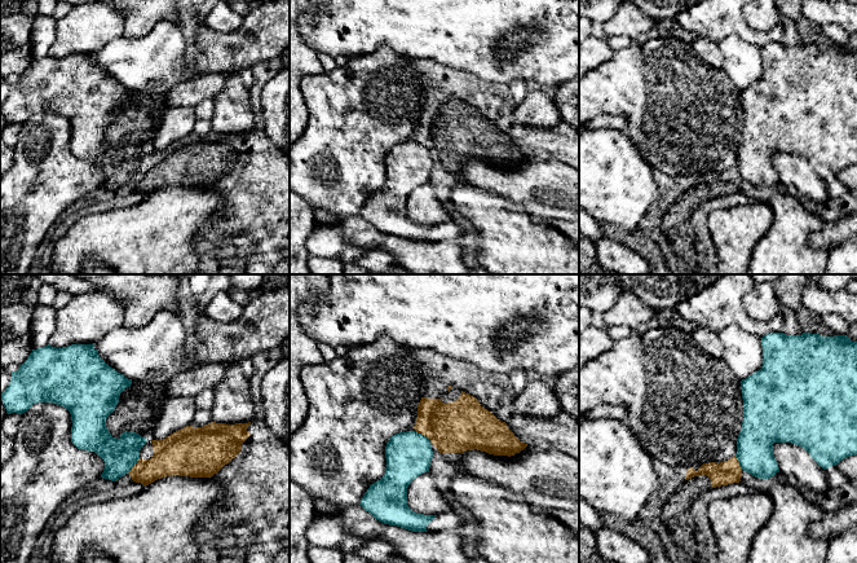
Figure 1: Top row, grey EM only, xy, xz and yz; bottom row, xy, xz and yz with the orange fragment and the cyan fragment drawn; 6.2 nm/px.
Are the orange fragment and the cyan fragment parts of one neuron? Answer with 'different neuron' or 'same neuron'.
different neuron

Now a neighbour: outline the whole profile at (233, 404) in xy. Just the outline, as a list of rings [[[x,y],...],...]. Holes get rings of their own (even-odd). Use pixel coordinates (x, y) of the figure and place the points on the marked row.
[[[239,362],[226,365],[225,378],[213,388],[212,422],[226,425],[252,422],[255,406],[249,396],[249,379],[243,374]]]

